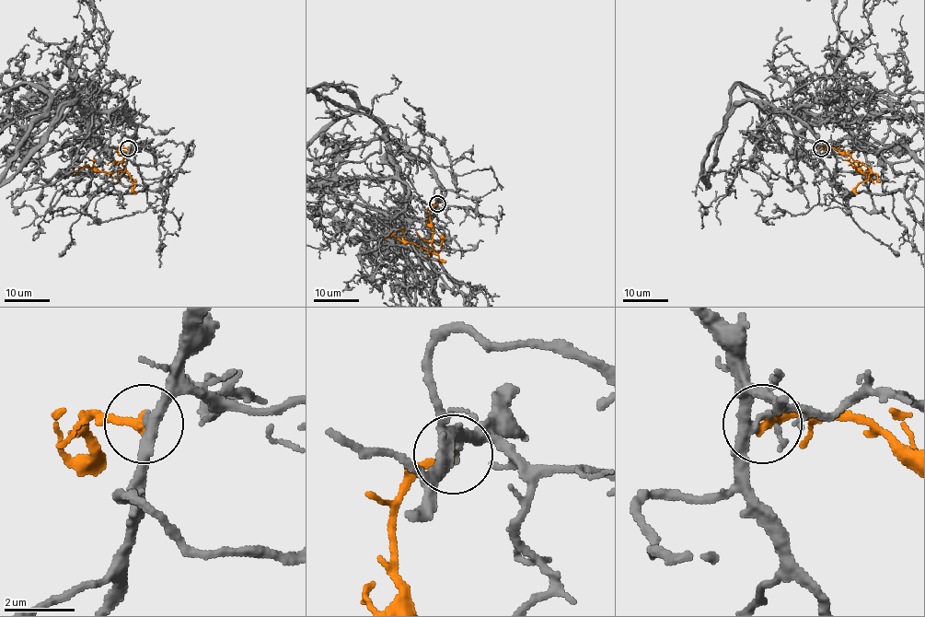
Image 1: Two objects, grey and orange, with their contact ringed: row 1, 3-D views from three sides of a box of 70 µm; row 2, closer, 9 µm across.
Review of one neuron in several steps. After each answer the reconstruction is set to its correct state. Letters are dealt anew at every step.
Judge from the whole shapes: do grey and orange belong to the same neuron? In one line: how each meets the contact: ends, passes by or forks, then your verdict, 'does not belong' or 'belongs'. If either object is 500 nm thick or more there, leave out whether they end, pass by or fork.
grey passes by; orange ends there; does not belong

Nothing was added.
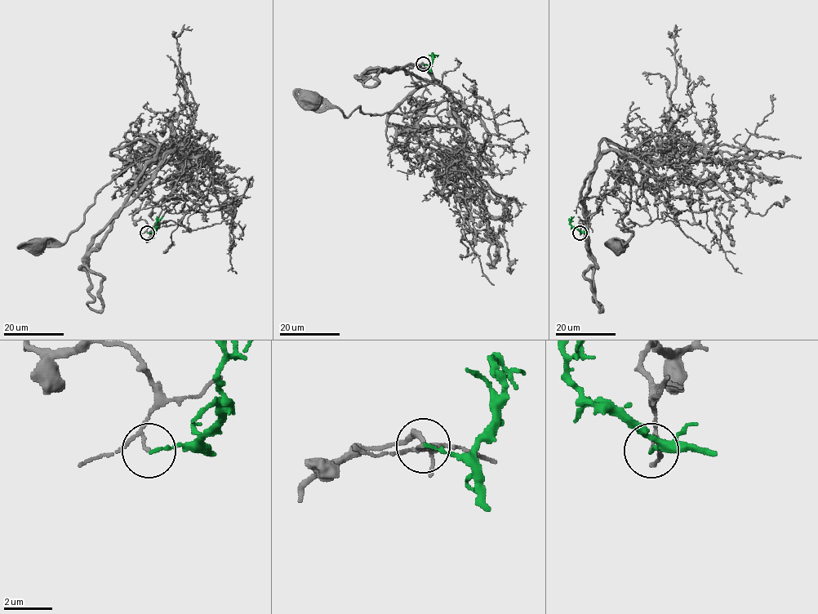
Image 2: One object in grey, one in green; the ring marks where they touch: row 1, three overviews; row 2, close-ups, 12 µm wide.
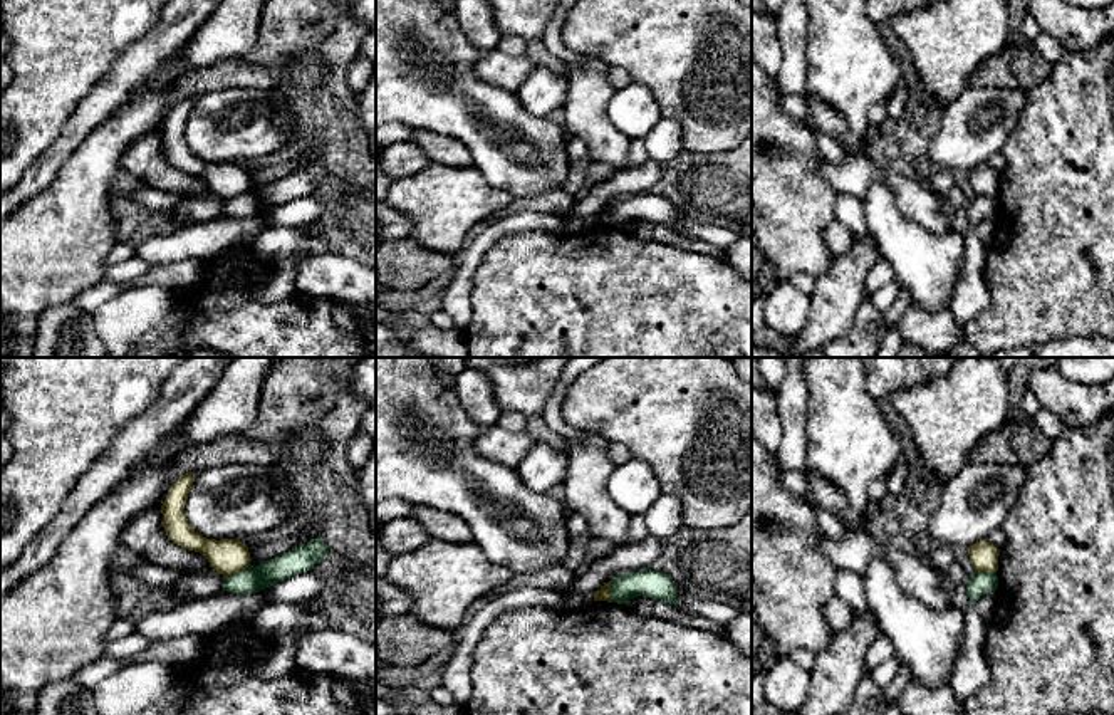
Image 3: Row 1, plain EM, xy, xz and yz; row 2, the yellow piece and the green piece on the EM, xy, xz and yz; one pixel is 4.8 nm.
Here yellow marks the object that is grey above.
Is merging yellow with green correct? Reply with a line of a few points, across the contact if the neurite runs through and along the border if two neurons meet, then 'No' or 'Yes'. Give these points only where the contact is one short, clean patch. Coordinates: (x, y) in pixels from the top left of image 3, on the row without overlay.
Line: xy (250, 188), (225, 202). No

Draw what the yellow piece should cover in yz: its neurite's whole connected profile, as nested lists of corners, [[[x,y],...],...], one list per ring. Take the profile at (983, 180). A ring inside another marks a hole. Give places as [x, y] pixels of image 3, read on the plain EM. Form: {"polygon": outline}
{"polygon": [[[986,163],[970,170],[968,180],[970,180],[970,185],[975,195],[978,196],[997,196],[998,195],[1000,173],[997,173]]]}

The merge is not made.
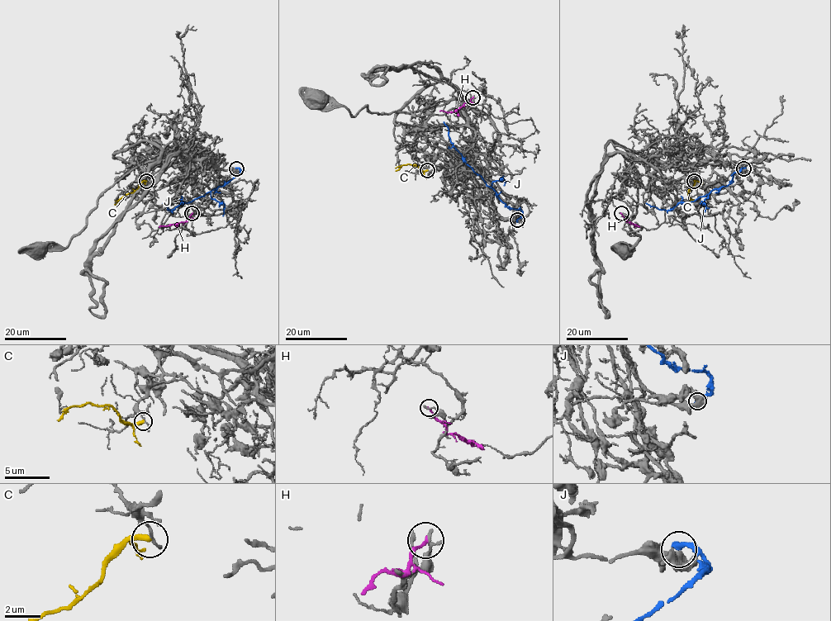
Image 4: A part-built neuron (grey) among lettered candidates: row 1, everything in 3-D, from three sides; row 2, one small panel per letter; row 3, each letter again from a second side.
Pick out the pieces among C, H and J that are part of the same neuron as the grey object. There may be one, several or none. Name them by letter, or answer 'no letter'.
no letter

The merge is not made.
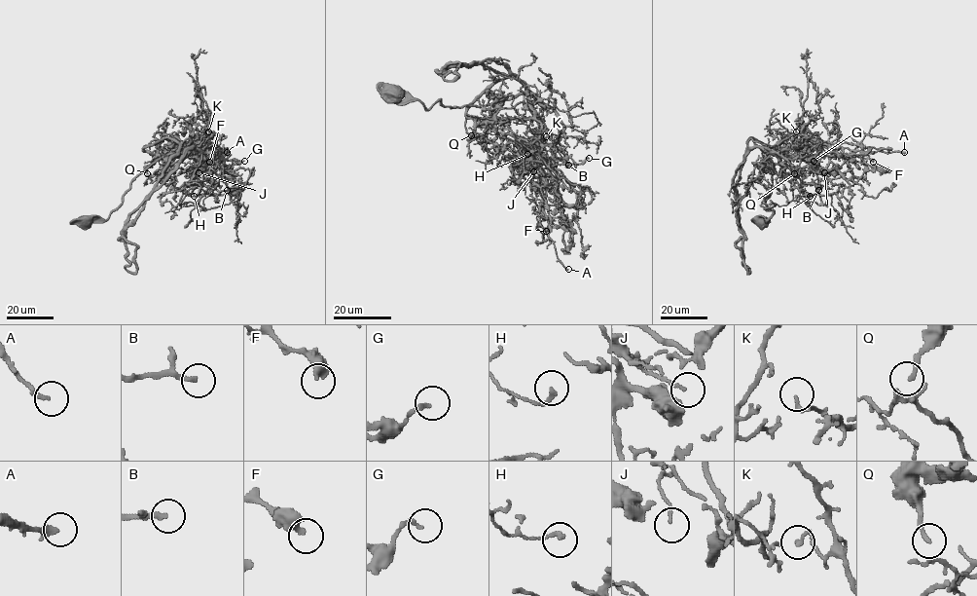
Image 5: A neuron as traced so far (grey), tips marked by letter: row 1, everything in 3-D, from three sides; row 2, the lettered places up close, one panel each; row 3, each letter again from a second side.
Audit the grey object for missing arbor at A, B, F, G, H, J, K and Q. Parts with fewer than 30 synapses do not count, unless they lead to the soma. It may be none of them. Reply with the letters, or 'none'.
A, B

